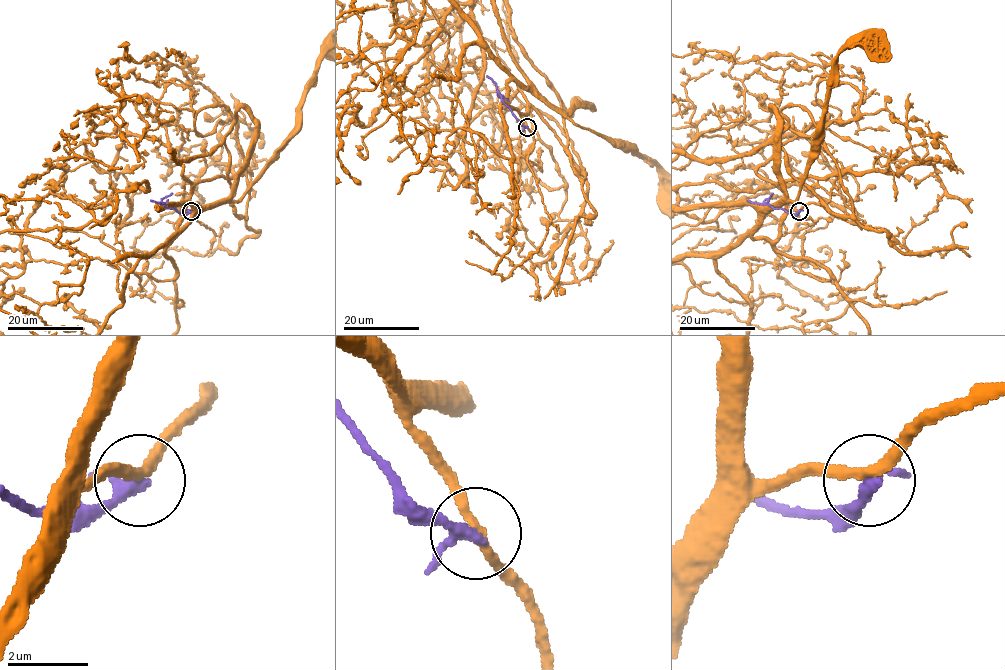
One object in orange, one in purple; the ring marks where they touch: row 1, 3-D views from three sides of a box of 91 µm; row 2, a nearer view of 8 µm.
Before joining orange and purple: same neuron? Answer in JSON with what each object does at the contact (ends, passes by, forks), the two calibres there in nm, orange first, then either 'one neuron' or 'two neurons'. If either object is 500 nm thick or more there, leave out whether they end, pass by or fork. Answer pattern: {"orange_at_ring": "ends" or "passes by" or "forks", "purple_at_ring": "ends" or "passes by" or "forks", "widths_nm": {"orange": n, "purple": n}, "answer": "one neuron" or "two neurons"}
{"orange_at_ring": "passes by", "purple_at_ring": "passes by", "widths_nm": {"orange": 240, "purple": 240}, "answer": "two neurons"}

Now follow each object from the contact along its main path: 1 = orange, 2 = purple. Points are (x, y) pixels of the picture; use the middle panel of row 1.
1: (527, 126), (507, 103), (510, 80), (518, 80), (579, 126), (643, 155)
2: (527, 127), (503, 102), (496, 85), (486, 75)

